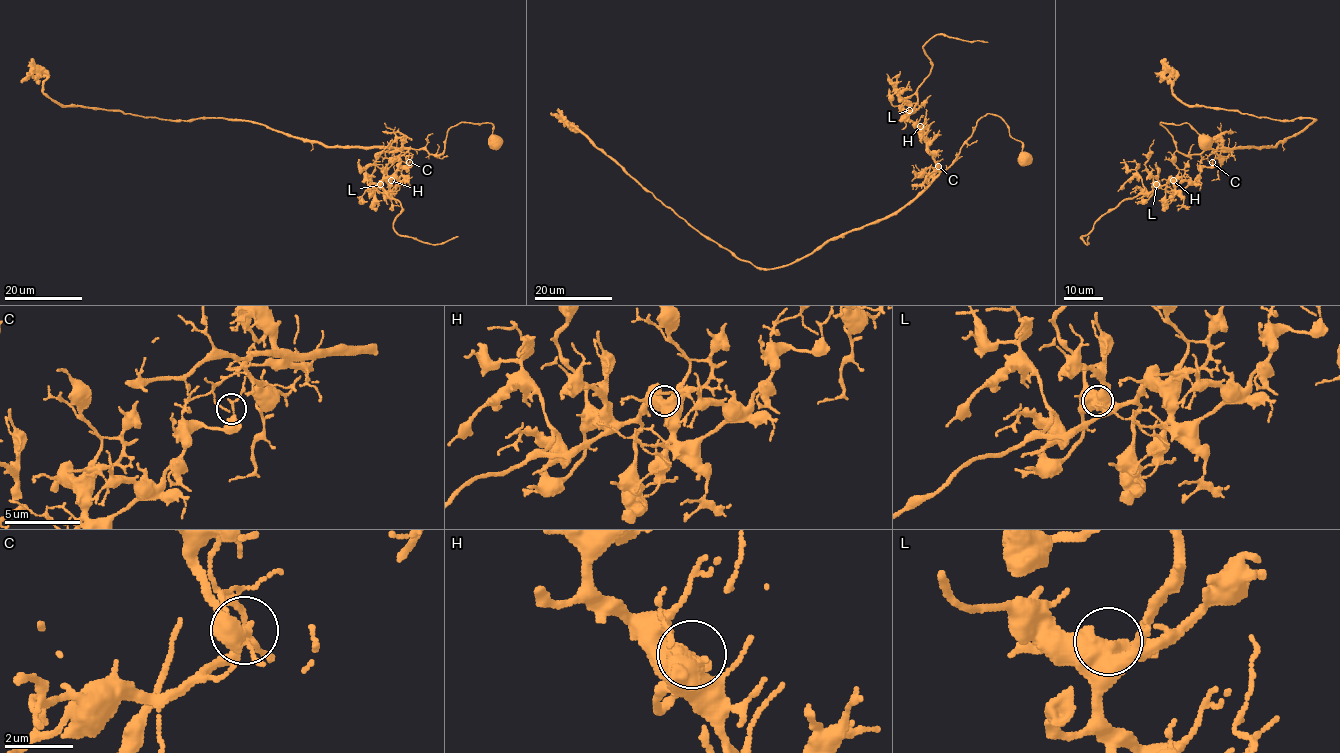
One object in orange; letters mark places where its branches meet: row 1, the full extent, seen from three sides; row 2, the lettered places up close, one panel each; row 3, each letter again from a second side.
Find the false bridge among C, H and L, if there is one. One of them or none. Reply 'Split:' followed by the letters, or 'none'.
Split: C

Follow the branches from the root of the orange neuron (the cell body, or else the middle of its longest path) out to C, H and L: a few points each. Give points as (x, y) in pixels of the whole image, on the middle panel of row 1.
C: (1025, 159), (1023, 144), (1009, 127), (987, 113), (976, 121), (955, 160), (944, 170), (939, 166)
H: (1025, 159), (1023, 144), (1009, 127), (987, 113), (976, 121), (955, 160), (940, 171), (920, 126)
L: (1025, 159), (1009, 127), (987, 113), (940, 171), (909, 110)

